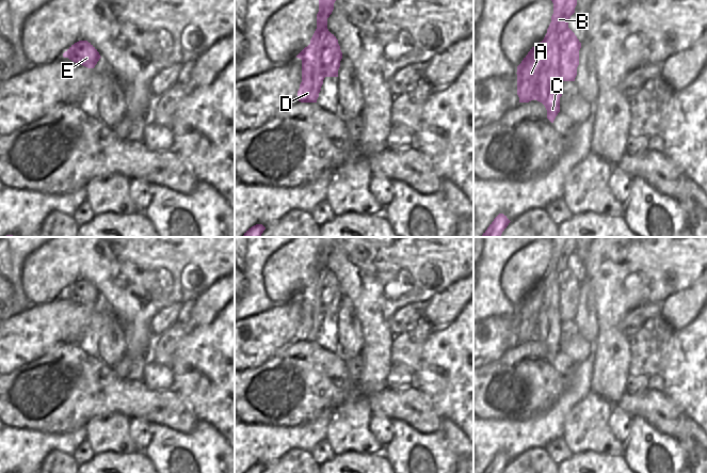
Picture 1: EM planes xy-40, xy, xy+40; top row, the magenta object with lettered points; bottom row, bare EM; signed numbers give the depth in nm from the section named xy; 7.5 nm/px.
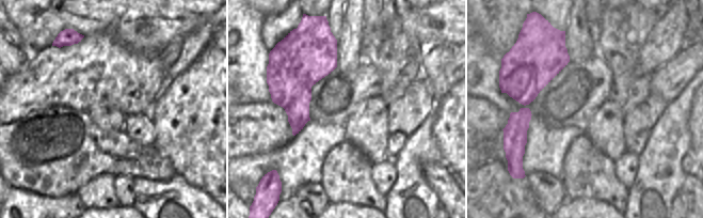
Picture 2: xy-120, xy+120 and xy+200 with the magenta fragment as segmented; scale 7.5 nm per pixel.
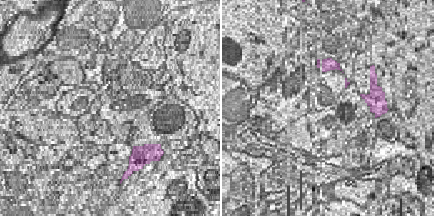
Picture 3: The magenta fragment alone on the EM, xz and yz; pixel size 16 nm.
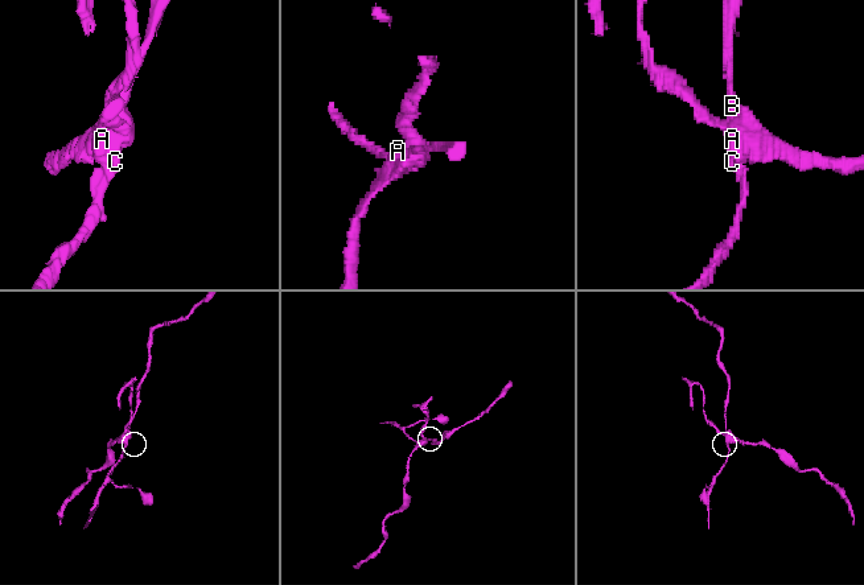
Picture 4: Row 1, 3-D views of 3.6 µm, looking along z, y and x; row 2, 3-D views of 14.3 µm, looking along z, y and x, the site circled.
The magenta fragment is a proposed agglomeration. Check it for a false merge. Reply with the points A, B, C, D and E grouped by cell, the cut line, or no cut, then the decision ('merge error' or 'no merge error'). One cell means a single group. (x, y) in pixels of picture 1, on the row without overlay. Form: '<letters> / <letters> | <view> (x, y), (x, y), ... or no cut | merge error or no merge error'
A E / B C D | xy+40 (542, 280), (544, 303), (541, 311), (539, 333), (534, 337) | merge error

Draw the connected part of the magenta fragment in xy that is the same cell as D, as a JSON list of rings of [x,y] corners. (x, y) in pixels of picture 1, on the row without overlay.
[[[319,237],[319,251],[317,253],[317,268],[310,283],[302,290],[302,321],[298,330],[296,340],[301,342],[317,342],[325,311],[321,300],[321,274],[328,271],[327,257],[334,249],[336,237]]]

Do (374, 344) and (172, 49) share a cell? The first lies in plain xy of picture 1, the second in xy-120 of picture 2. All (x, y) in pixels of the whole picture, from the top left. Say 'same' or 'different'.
different

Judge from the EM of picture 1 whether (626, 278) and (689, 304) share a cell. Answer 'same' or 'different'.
different

